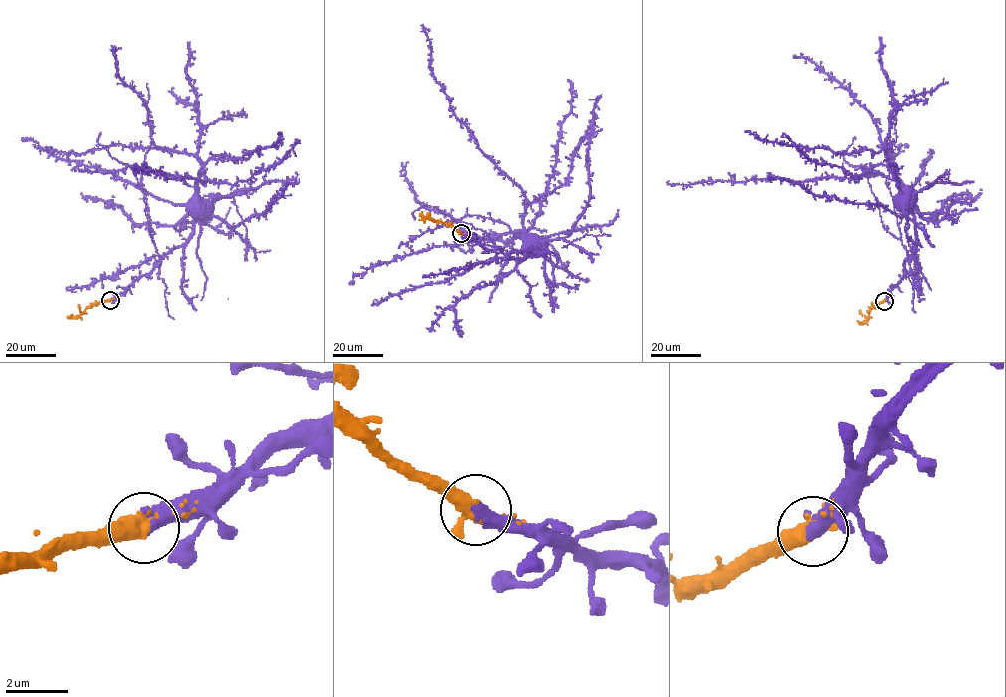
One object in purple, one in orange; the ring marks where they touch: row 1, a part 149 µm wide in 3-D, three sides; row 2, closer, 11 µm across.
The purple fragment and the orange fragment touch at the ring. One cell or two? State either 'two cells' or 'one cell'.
one cell

